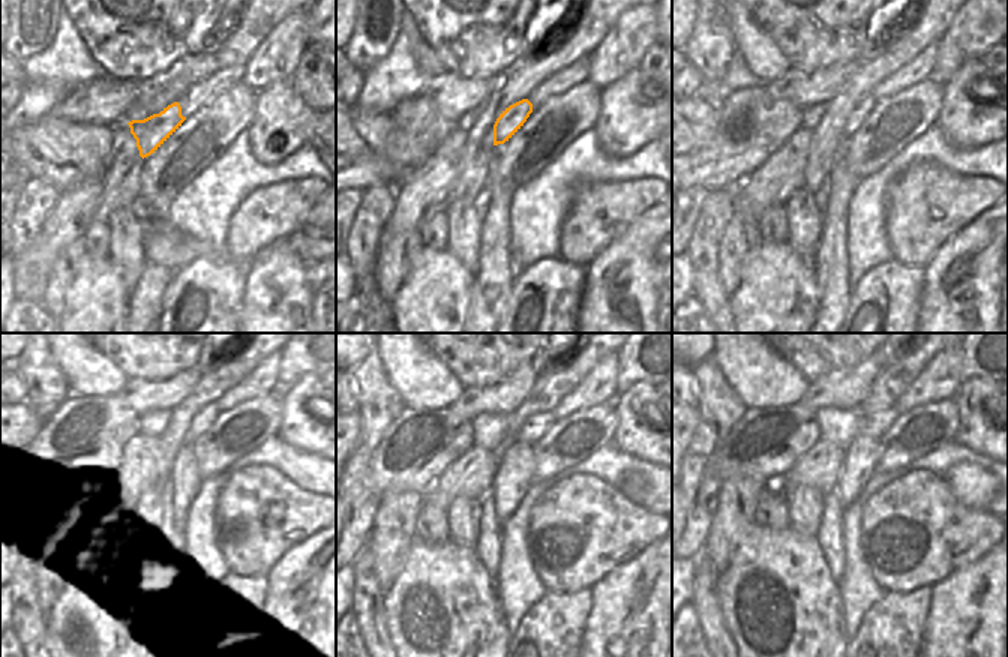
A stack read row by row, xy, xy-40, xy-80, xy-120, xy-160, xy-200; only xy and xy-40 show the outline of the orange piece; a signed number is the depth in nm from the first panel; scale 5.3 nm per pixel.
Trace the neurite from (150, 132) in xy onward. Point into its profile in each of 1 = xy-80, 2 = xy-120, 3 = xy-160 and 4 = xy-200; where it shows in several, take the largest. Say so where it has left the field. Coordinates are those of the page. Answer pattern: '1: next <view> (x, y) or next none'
1: next xy-80 (864, 105)
2: next xy-120 (204, 420)
3: next xy-160 (537, 425)
4: next xy-200 (875, 425)

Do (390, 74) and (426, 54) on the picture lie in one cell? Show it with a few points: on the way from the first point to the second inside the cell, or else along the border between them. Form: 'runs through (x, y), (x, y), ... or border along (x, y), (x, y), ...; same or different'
border along (401, 29), (408, 41), (414, 62), (431, 77); different

